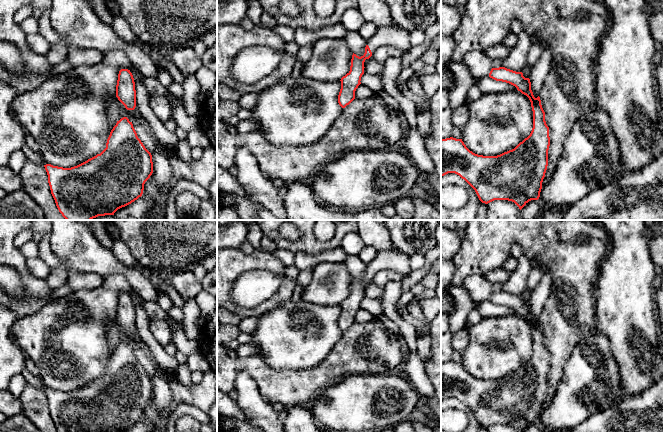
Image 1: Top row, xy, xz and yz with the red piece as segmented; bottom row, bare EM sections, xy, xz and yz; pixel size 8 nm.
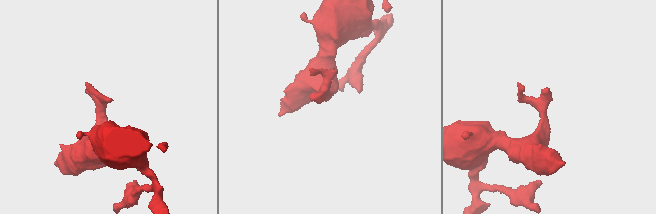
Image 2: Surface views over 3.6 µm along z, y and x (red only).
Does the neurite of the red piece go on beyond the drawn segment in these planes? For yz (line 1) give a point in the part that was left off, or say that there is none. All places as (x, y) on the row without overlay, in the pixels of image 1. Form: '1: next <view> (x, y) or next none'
1: next none

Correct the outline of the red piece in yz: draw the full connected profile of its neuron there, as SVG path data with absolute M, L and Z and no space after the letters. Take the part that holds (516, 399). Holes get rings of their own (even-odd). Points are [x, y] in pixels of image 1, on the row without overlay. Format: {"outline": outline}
{"outline": "M505 291L492 292L489 301L509 307L517 312L522 318L526 319L533 335L533 352L530 359L520 366L514 373L504 376L497 380L483 380L470 375L462 363L453 361L441 363L441 400L448 397L455 397L464 403L476 416L482 427L488 428L494 424L508 424L514 426L519 432L523 432L529 425L538 424L542 413L542 406L548 390L548 374L550 370L549 351L545 345L545 336L541 329L540 321L534 321L531 314L529 302L525 302L522 296L516 296Z"}

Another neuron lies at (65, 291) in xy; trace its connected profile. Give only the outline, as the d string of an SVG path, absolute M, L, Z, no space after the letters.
M63 286L61 288L54 289L54 291L57 293L57 298L69 297L74 293L74 291L68 286Z

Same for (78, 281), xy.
M78 271L68 272L67 285L74 292L83 290L93 290L100 287L104 278L95 273L85 273Z

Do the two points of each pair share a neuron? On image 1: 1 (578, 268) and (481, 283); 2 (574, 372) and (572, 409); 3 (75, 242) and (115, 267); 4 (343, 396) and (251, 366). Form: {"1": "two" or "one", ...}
{"1": "two", "2": "one", "3": "one", "4": "two"}

